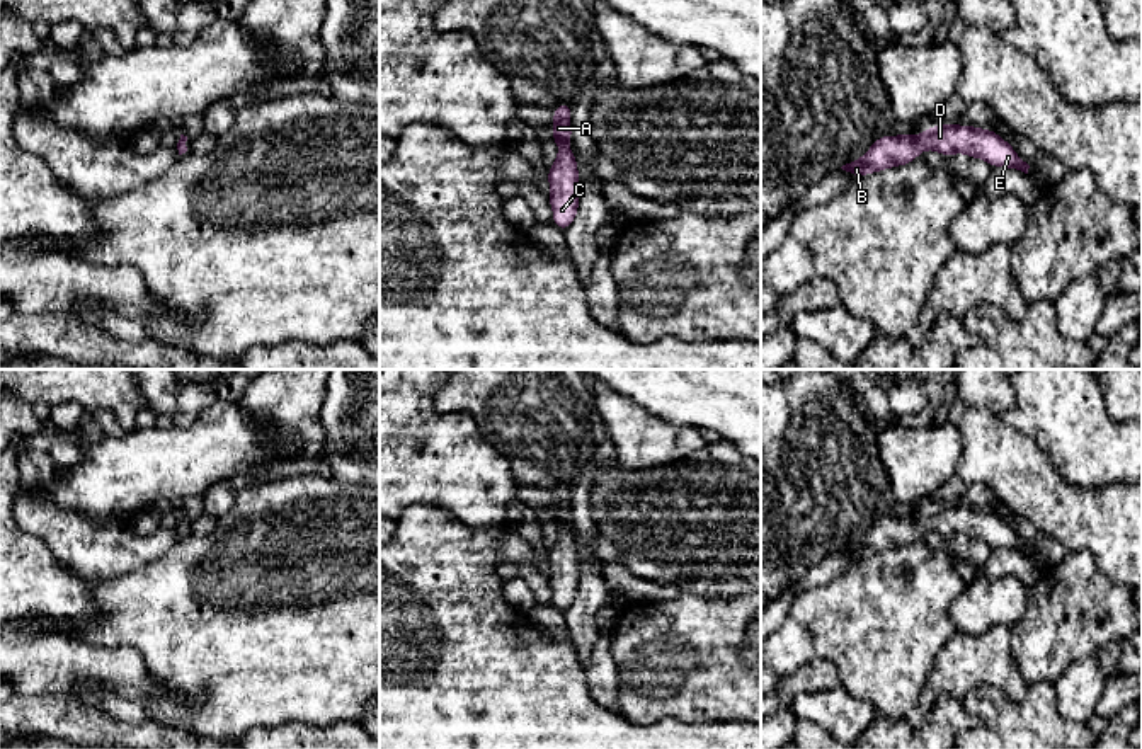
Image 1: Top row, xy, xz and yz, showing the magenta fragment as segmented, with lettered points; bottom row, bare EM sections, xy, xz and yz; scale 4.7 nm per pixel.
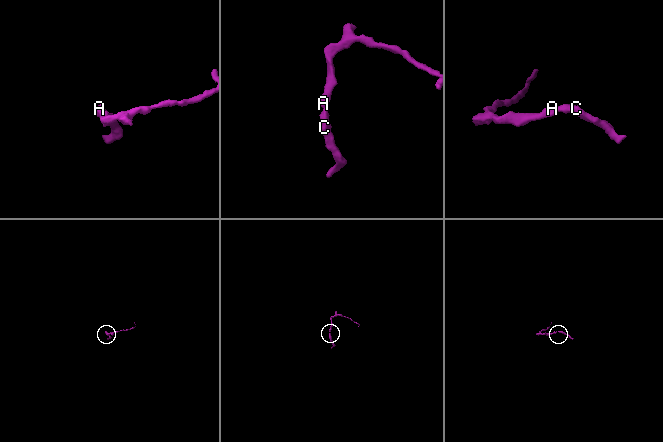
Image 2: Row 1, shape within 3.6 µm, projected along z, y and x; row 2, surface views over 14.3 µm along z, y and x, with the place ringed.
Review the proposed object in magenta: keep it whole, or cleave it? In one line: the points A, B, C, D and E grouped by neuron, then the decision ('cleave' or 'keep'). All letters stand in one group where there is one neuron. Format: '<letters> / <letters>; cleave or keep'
A B C D E; keep

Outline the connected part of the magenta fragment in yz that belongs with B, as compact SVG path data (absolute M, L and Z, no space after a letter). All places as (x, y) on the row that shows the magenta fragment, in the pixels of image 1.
M939 124L924 129L919 136L882 136L876 138L863 158L853 160L841 169L854 177L882 172L890 167L907 165L922 150L936 150L946 158L953 153L967 153L970 158L984 158L991 167L1008 167L1028 174L1030 165L1023 162L1014 148L996 131L975 126Z

